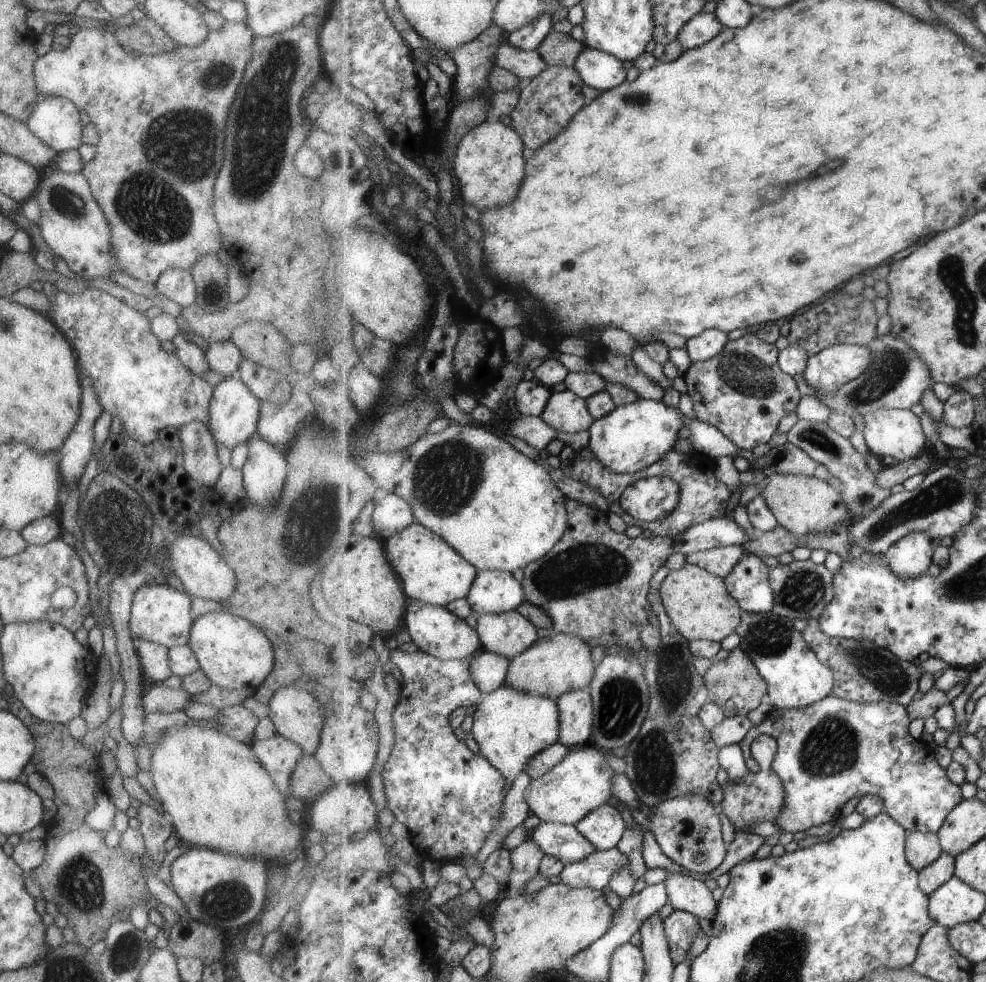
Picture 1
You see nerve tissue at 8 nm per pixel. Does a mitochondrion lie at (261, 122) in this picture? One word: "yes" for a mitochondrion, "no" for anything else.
yes

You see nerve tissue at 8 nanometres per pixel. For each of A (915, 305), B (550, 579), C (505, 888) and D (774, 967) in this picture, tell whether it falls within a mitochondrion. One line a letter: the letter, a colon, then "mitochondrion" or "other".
A: other
B: mitochondrion
C: other
D: mitochondrion

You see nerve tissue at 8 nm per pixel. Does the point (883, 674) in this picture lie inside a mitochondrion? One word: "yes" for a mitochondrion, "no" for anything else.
yes

